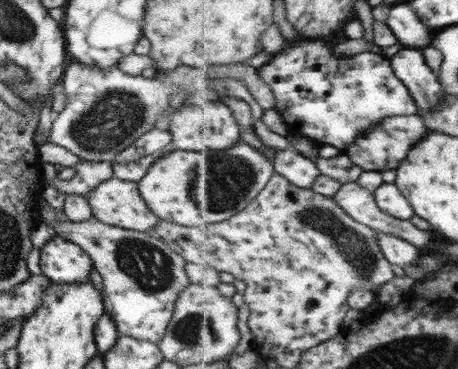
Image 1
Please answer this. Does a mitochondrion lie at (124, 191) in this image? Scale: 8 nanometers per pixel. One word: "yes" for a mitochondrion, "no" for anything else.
no

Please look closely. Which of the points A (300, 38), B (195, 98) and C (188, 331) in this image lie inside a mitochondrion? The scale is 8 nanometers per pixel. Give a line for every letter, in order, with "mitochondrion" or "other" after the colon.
A: other
B: other
C: mitochondrion

